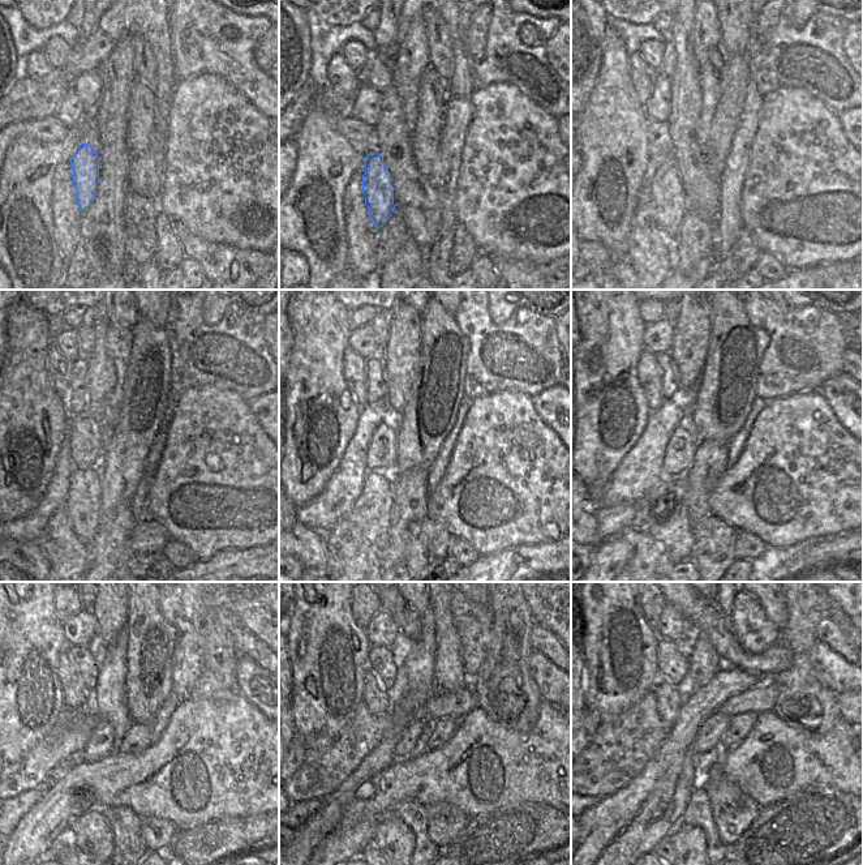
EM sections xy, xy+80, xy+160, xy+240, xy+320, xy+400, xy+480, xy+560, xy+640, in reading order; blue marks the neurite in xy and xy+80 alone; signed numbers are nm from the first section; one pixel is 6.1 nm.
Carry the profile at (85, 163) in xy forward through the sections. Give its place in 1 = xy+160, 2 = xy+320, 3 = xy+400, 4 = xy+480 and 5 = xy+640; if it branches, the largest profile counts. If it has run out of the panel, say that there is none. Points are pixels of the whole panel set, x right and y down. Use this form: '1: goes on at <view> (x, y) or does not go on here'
1: goes on at xy+160 (666, 192)
2: goes on at xy+320 (372, 512)
3: goes on at xy+400 (674, 535)
4: goes on at xy+480 (91, 834)
5: goes on at xy+640 (688, 843)

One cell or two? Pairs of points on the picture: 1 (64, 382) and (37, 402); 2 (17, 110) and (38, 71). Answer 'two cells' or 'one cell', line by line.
1: two cells
2: two cells

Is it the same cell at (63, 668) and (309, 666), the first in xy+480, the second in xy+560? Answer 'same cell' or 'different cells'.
different cells

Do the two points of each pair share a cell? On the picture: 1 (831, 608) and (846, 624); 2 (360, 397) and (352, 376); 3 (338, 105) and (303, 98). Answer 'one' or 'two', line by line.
1: one
2: one
3: one

